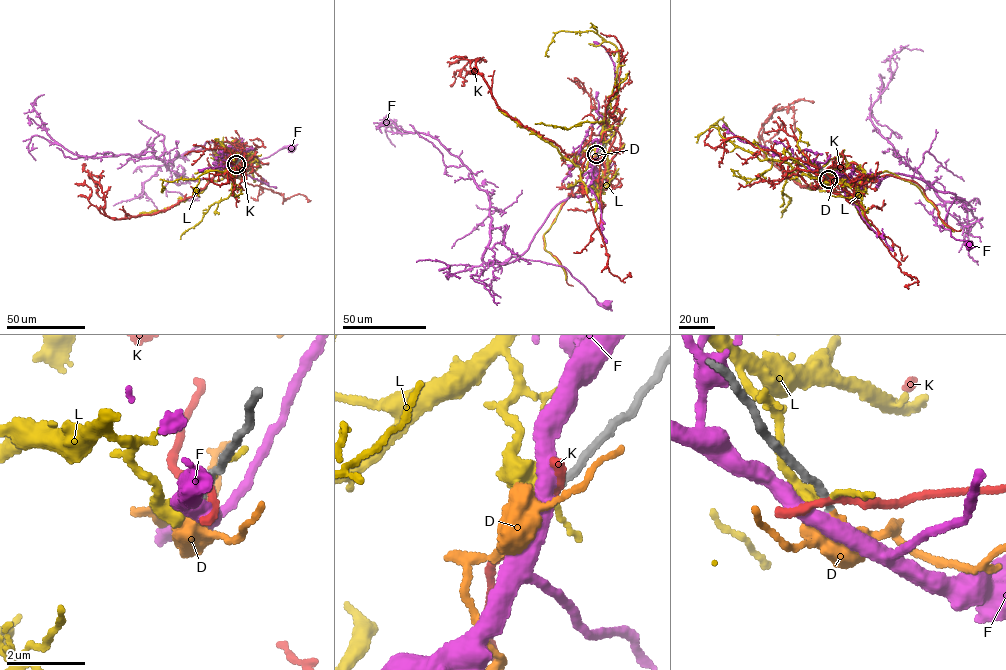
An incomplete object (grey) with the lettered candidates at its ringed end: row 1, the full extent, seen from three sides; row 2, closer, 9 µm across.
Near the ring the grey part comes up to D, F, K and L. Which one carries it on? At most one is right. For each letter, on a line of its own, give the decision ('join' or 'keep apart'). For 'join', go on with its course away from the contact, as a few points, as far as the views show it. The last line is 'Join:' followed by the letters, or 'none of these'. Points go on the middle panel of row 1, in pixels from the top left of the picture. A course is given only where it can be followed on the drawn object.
D: join; course (596, 154), (593, 160), (603, 172)
F: keep apart
K: keep apart
L: keep apart
Join: D

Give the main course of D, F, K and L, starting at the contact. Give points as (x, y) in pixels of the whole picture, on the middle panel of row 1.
D: (596, 154), (593, 160), (603, 172)
F: (596, 154), (592, 170), (551, 211), (528, 248), (507, 263), (521, 259), (563, 266), (597, 302), (606, 305)
K: (597, 154), (583, 166), (502, 111), (476, 67), (480, 57), (463, 68), (460, 76), (466, 81), (461, 85)
L: (596, 154), (595, 148), (601, 144), (607, 172), (596, 183), (589, 160), (582, 172), (558, 148), (498, 109)

